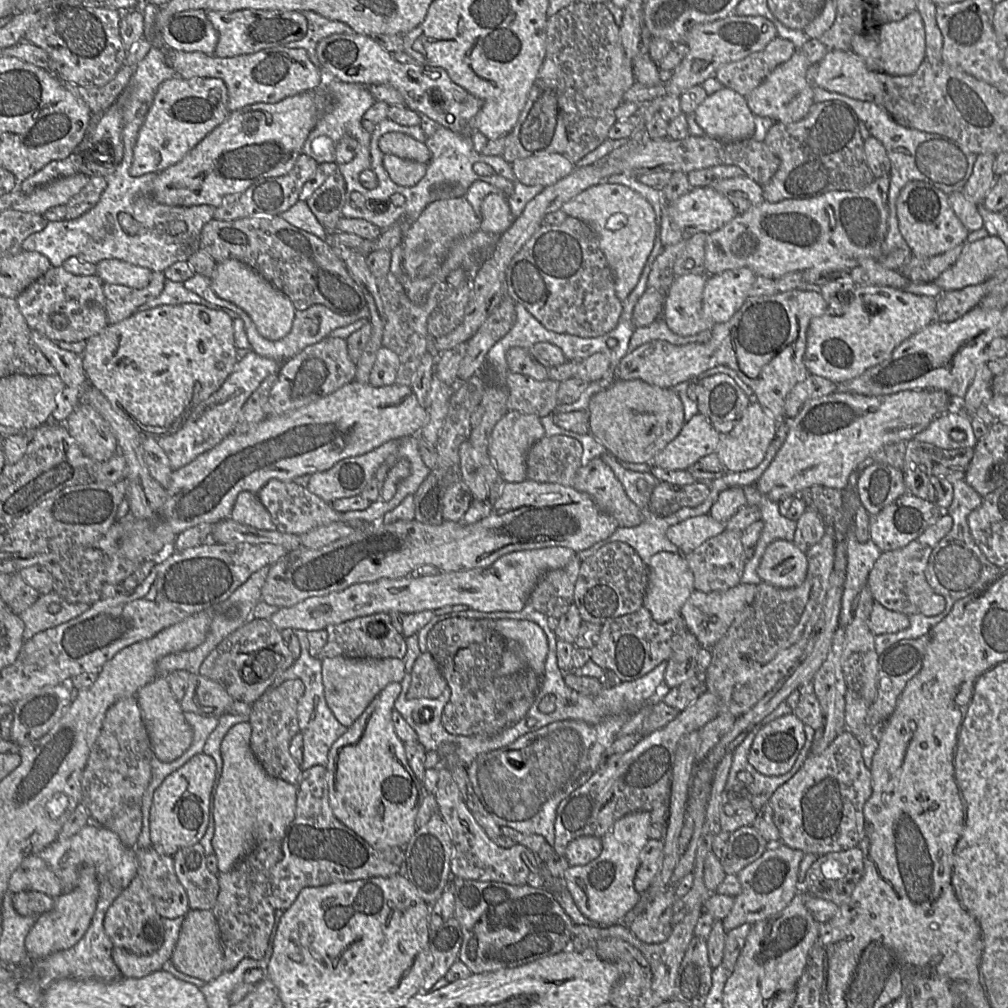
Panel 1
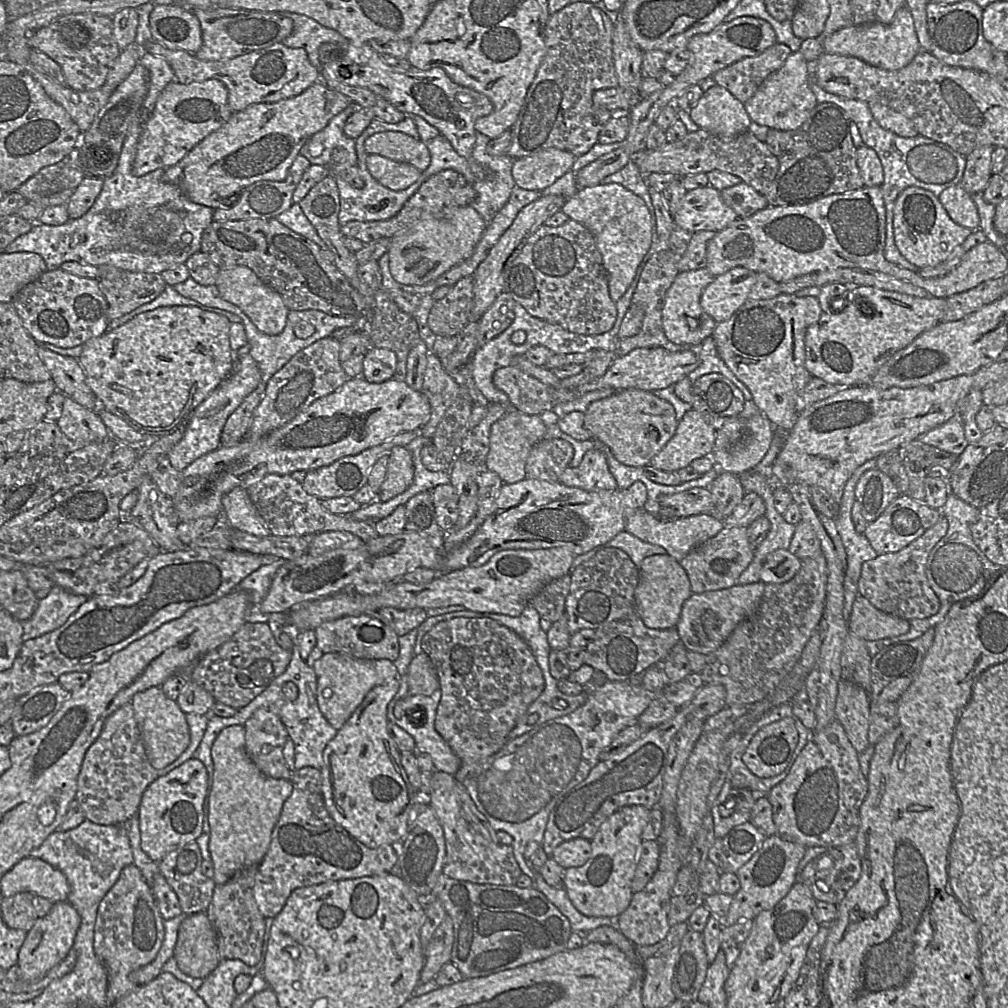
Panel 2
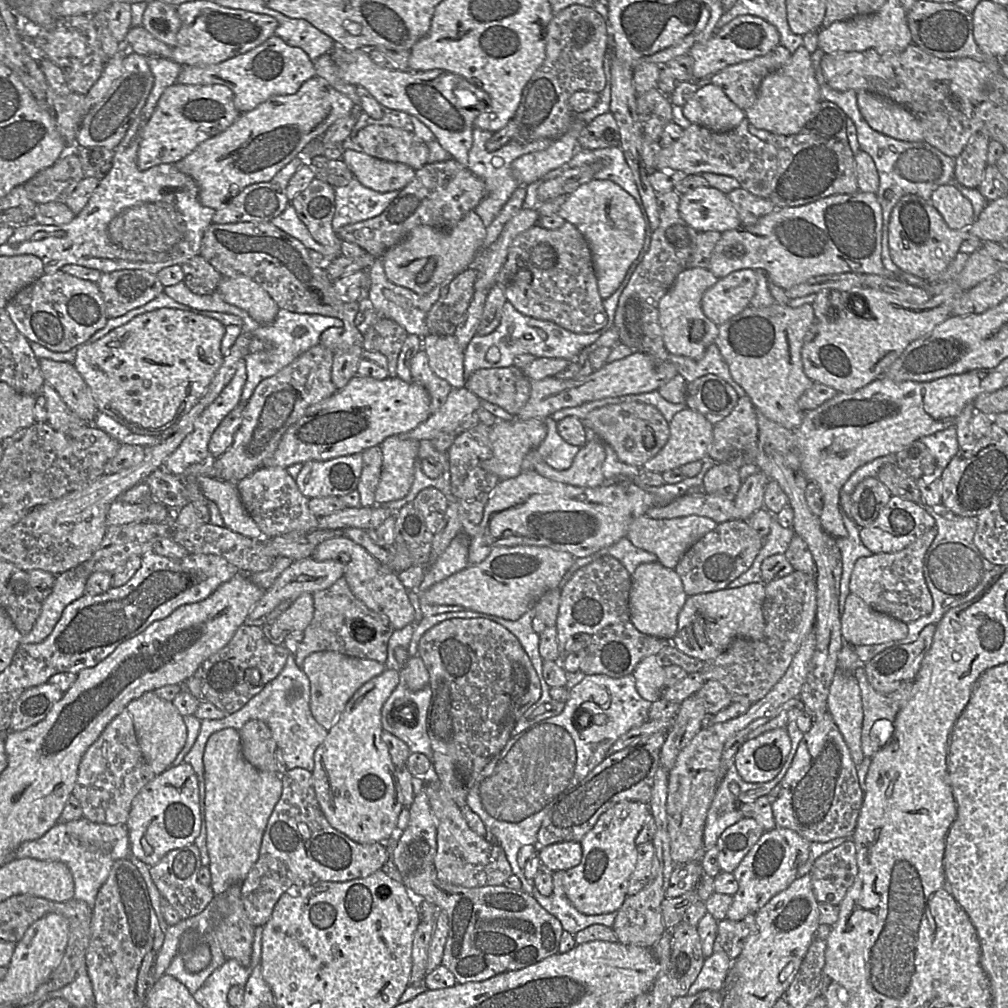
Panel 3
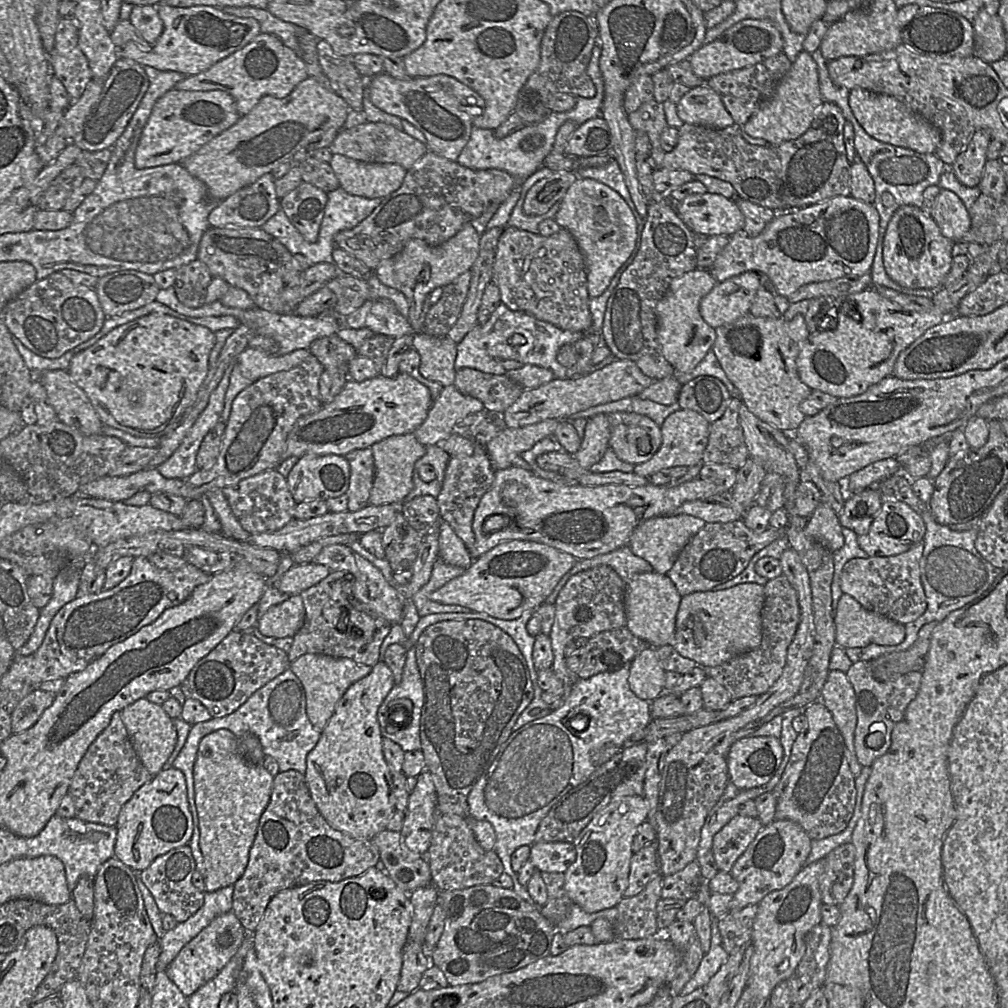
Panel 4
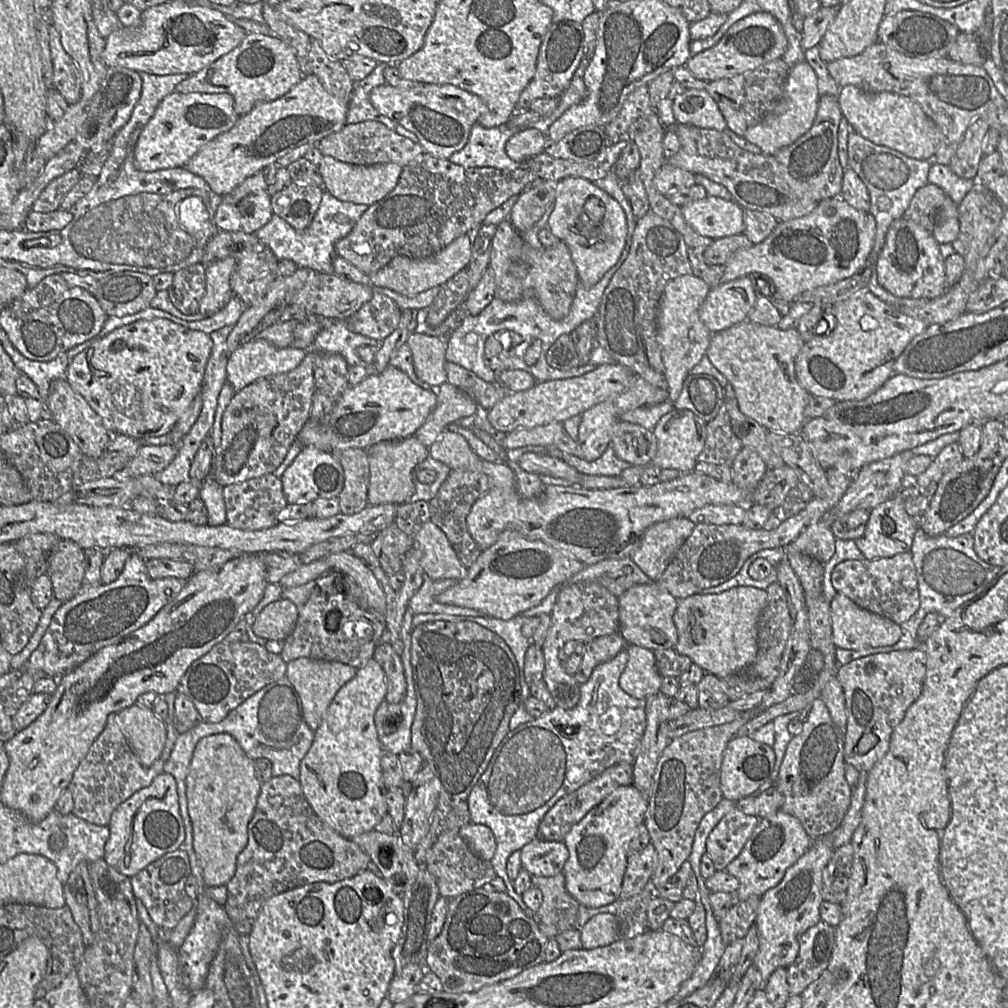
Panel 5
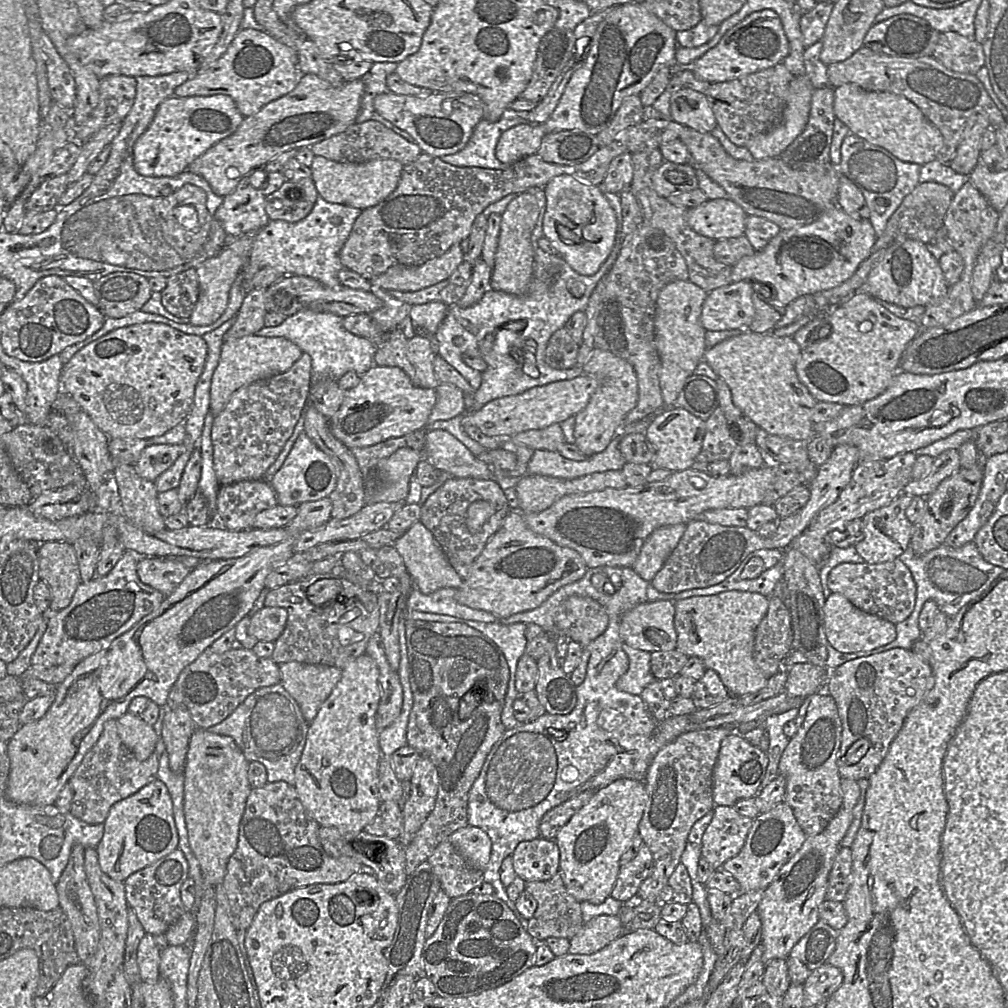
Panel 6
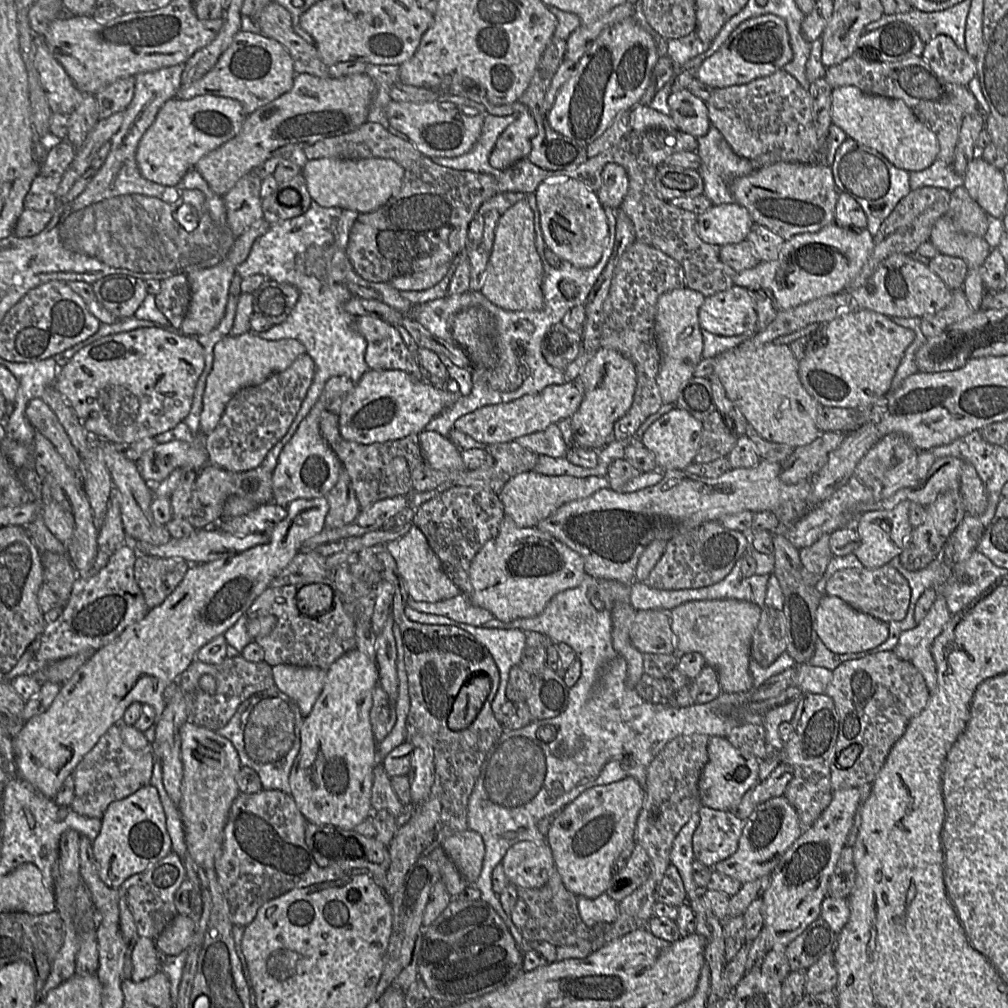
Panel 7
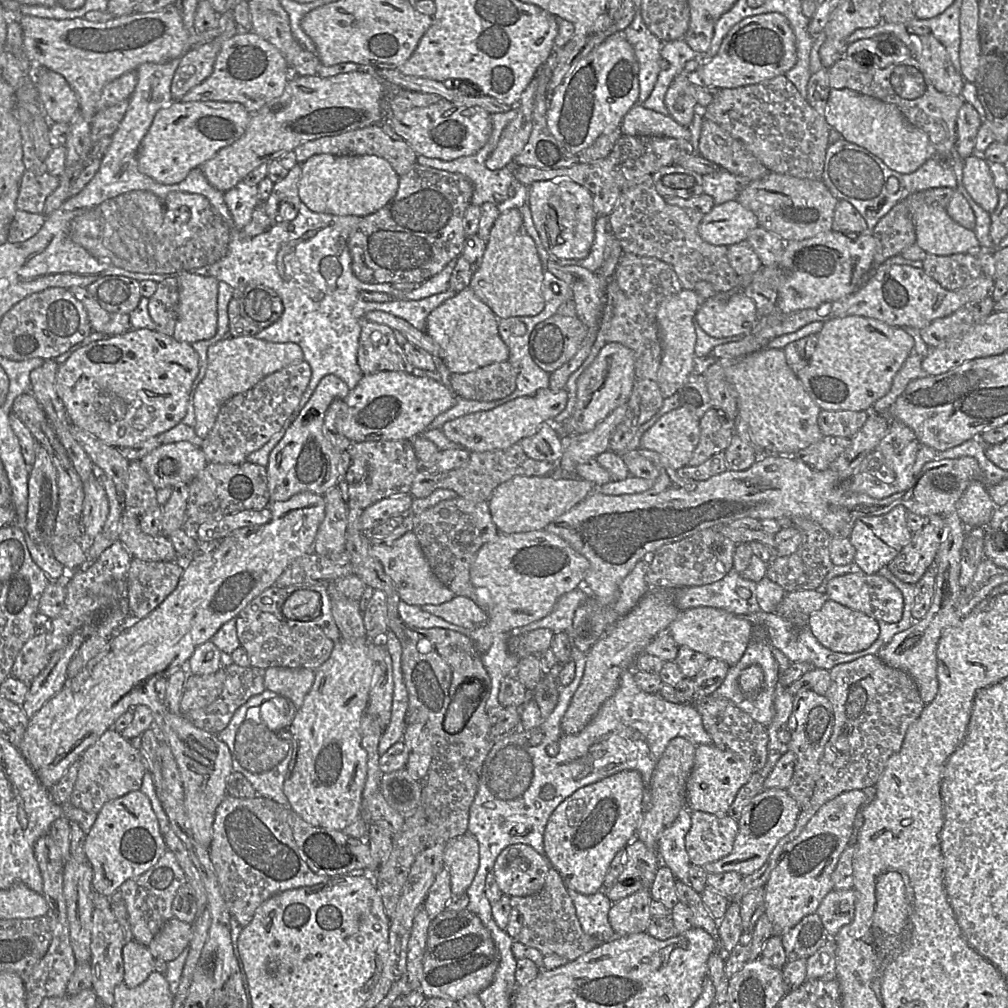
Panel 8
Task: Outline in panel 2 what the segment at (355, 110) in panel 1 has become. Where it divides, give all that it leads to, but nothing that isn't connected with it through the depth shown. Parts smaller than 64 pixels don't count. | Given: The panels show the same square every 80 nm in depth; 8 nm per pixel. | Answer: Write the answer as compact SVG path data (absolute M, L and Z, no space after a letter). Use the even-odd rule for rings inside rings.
M351 103L335 115L322 130L311 136L302 146L300 155L307 158L313 165L329 166L332 163L333 149L341 147L347 151L346 161L334 164L333 169L341 172L350 166L357 166L358 156L355 150L355 139L347 137L343 128L347 119L358 108L363 107Z

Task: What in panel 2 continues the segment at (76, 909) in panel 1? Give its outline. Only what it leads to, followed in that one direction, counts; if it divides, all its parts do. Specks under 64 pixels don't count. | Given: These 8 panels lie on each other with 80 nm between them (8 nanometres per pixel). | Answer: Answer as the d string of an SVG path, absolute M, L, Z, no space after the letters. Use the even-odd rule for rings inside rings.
M67 900L54 903L49 913L35 921L20 947L16 963L20 977L26 981L40 979L62 961L73 947L80 924L80 915Z

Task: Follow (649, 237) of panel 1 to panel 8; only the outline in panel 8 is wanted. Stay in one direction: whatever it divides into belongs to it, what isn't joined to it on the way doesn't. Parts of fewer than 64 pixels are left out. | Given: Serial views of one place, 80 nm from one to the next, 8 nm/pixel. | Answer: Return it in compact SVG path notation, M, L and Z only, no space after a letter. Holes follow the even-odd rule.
M569 178L538 181L529 186L527 203L542 244L551 257L578 260L589 255L595 238L597 219L593 209L593 201L593 195L589 190Z

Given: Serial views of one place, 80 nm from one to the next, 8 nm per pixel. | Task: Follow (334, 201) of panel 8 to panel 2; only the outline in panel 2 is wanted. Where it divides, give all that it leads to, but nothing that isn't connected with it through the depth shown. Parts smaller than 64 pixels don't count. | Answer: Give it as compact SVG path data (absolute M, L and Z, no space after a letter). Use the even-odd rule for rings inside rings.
M366 154L365 167L381 185L394 191L408 188L422 174L422 171L411 164L394 161L377 154Z

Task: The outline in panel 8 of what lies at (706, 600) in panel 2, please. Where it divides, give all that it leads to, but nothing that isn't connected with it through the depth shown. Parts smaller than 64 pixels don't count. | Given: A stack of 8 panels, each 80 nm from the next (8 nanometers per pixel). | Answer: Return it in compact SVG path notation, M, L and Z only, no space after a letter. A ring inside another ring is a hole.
M713 607L688 608L679 613L669 626L669 633L677 646L686 646L708 658L719 658L729 667L743 656L752 637L752 624L746 617Z

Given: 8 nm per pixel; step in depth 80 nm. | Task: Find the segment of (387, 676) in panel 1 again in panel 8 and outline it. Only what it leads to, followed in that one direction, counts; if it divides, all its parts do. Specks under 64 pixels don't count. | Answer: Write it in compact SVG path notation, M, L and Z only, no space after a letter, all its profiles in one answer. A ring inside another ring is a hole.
M270 667L265 669L266 690L289 699L300 708L315 679L315 670L307 668Z

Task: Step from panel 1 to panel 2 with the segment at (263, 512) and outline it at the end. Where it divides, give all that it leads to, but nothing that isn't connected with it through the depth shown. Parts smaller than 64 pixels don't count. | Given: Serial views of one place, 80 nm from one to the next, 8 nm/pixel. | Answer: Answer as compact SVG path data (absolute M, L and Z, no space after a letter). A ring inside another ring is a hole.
M236 487L223 496L222 514L225 515L228 526L232 528L258 537L270 535L265 521L245 488Z

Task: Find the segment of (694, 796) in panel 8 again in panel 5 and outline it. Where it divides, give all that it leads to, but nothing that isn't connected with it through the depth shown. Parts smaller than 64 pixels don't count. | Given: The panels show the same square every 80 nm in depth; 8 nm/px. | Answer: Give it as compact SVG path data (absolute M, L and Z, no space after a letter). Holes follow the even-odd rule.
M734 736L727 744L722 758L720 787L725 799L736 802L751 796L771 775L775 753L771 746L754 741L749 736Z

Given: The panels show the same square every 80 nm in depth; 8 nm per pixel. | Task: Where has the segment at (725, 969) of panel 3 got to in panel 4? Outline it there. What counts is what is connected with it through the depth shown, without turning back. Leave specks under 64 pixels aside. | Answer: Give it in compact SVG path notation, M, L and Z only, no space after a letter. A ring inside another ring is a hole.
M712 917L710 949L704 954L693 977L681 990L680 996L686 996L694 990L707 985L710 979L716 974L729 957L729 954L722 946L722 938L717 926L717 921L718 920L715 920Z

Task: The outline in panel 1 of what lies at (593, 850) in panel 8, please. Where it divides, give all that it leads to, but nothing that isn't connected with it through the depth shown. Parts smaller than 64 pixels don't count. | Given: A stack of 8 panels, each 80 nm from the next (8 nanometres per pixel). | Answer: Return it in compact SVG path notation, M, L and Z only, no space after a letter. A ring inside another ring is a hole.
M649 811L629 813L615 822L601 837L602 851L585 865L570 866L564 875L565 885L580 912L601 926L622 924L626 914L638 903L641 894L634 888L634 878L640 864L641 852L649 837Z

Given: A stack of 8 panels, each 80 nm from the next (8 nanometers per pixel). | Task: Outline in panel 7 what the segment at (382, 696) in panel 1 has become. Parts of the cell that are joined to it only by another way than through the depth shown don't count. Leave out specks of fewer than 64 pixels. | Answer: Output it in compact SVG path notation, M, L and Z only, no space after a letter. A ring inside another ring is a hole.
M357 648L343 654L326 670L326 677L322 691L313 705L311 712L302 721L300 729L300 749L293 761L288 777L290 787L289 794L292 796L298 810L305 817L307 822L316 825L333 825L338 828L354 831L354 828L370 815L374 817L374 812L376 811L372 809L371 805L371 790L373 786L373 771L378 761L378 745L376 745L374 740L369 714L373 705L374 689L377 685L378 669L375 660L371 660Z

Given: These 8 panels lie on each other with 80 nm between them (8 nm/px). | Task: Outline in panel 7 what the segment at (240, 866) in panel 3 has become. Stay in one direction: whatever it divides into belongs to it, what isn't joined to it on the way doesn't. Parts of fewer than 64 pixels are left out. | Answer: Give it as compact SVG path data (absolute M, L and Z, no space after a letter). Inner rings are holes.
M186 721L180 727L182 783L178 804L185 843L194 862L203 869L214 868L223 842L223 828L235 797L240 793L236 775L241 763L232 743L215 731Z

